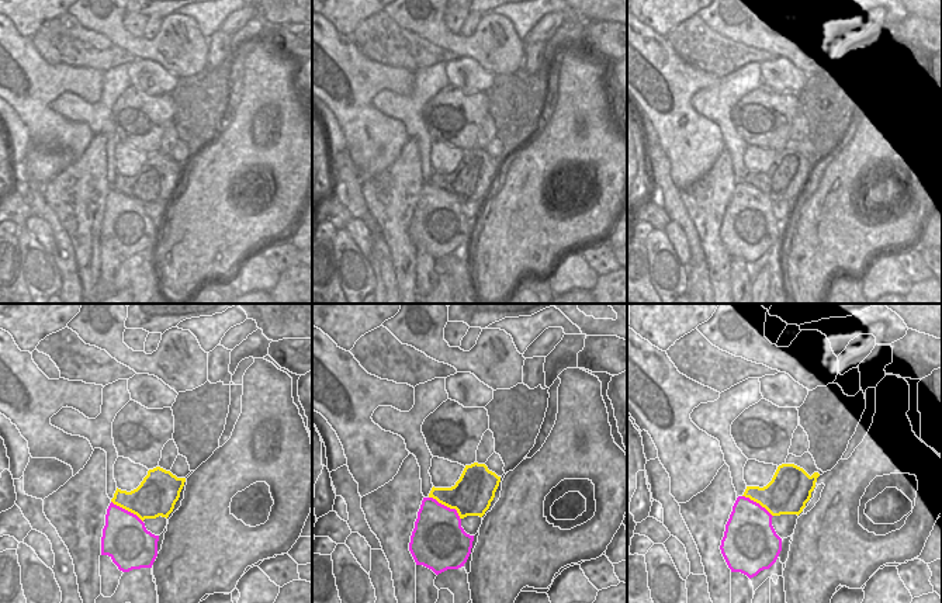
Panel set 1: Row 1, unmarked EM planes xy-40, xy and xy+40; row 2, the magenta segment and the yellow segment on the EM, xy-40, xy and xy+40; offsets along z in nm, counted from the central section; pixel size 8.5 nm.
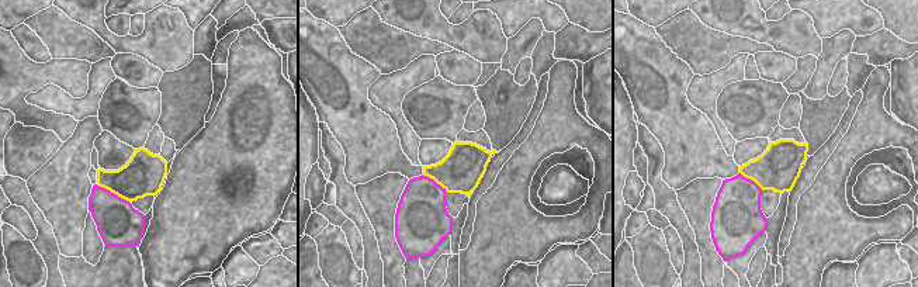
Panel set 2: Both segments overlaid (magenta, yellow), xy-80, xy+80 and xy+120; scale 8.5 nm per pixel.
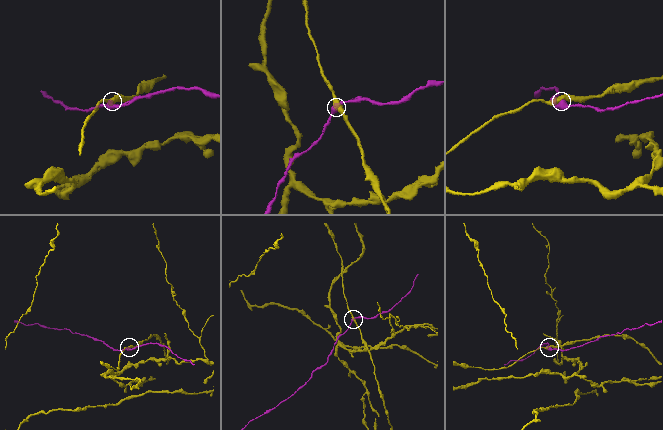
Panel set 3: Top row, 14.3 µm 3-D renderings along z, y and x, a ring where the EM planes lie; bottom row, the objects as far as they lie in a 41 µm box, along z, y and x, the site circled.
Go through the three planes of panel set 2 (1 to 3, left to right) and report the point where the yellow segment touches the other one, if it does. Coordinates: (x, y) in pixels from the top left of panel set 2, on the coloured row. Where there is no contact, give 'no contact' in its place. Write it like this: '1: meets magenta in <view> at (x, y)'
1: meets magenta in xy-80 at (113, 193)
2: meets magenta in xy+80 at (433, 180)
3: meets magenta in xy+120 at (750, 179)

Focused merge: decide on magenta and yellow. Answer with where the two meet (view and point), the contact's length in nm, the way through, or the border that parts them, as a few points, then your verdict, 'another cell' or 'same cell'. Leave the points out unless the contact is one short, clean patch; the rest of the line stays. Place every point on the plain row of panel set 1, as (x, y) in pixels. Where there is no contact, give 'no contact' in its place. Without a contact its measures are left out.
contact xy (446, 191); length 340 nm; another cell

